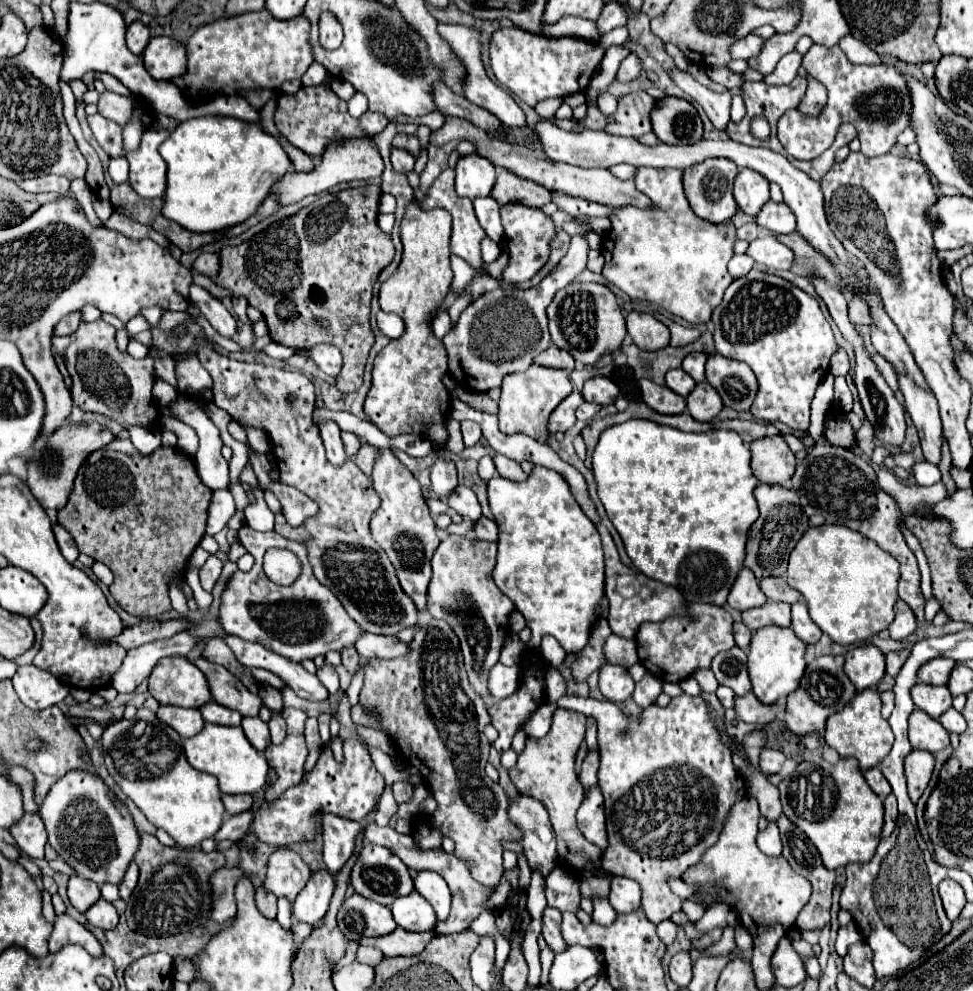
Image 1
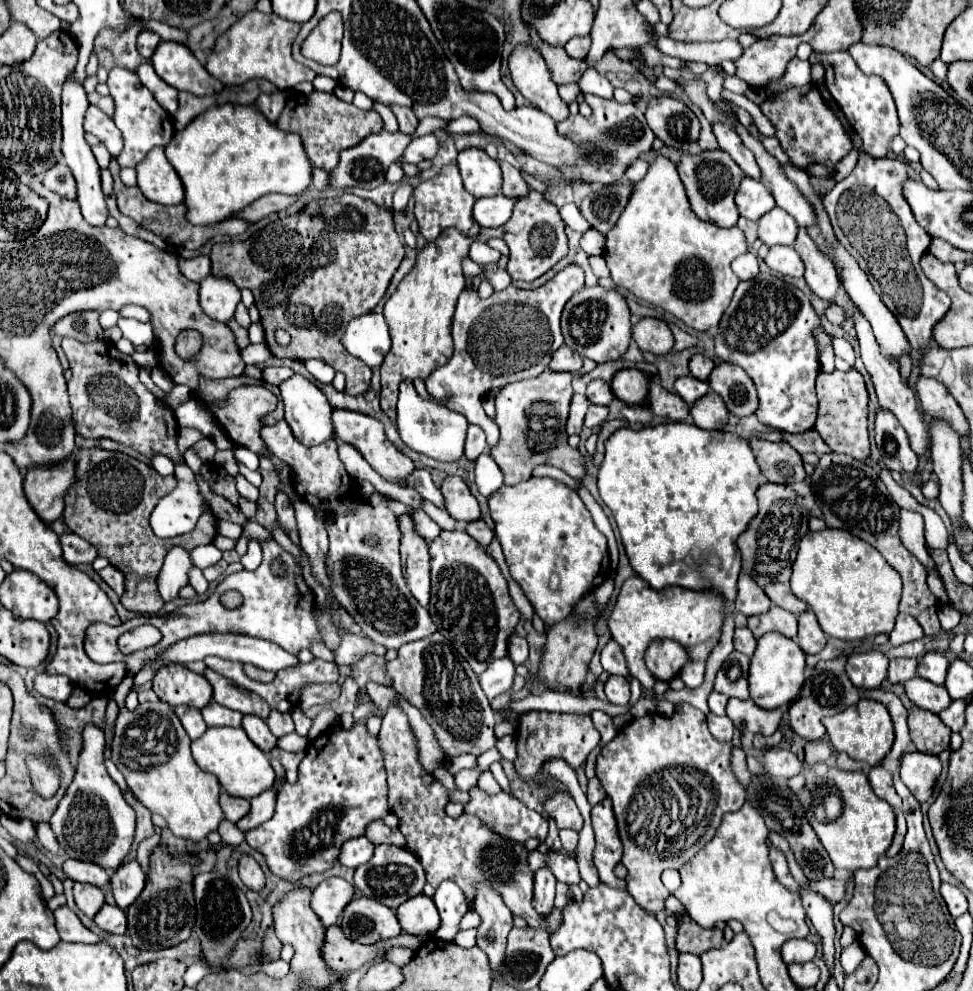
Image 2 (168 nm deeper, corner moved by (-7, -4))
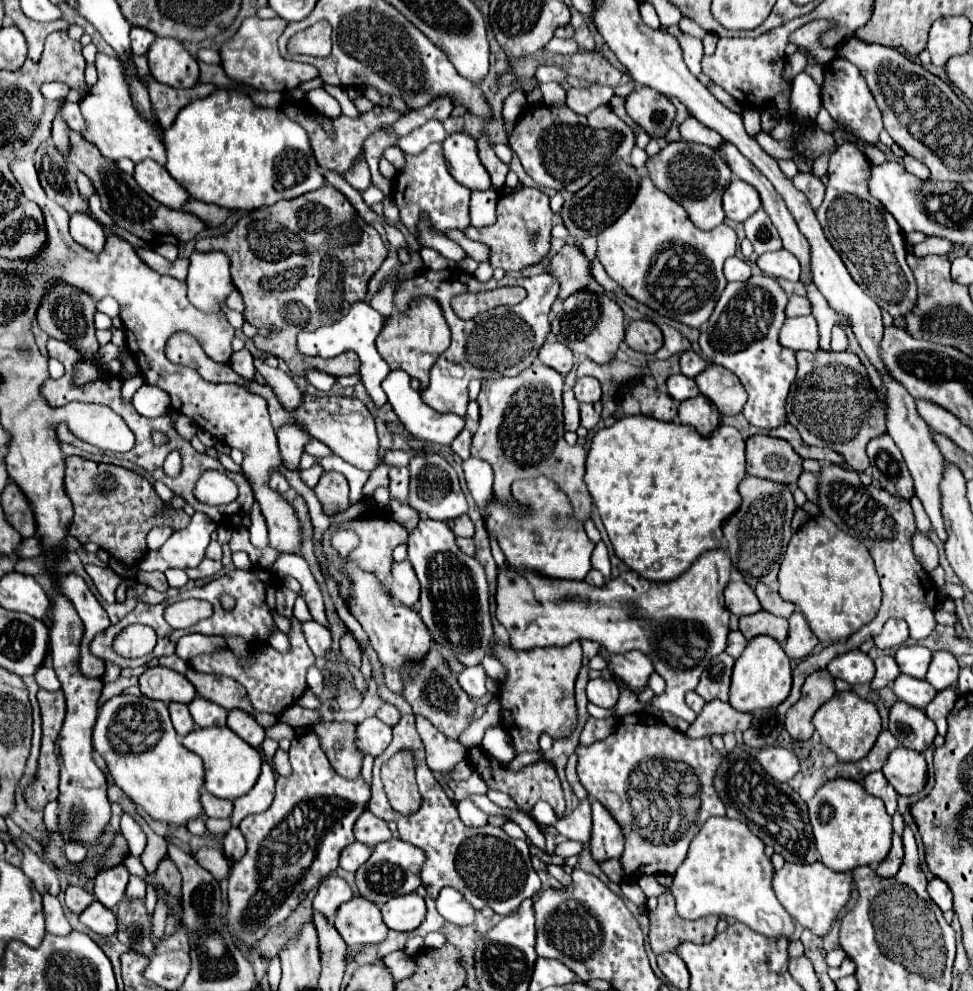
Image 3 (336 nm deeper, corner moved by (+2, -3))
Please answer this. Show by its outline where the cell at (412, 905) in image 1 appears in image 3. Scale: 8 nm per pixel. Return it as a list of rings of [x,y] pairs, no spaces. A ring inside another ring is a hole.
[[[417,893],[389,899],[381,907],[385,925],[393,931],[413,931],[425,919],[425,901]]]

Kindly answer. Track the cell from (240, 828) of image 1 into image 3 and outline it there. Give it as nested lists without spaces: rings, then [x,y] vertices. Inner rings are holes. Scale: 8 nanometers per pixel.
[[[263,761],[261,775],[259,775],[257,783],[253,785],[253,789],[247,795],[235,799],[235,803],[233,803],[233,813],[231,813],[233,827],[237,827],[241,823],[241,819],[247,815],[267,811],[273,801],[273,793],[275,793],[275,771],[267,761]]]

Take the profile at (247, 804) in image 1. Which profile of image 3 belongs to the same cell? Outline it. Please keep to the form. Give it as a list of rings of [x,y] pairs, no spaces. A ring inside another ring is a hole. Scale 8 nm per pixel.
[[[201,789],[201,805],[203,805],[203,813],[207,817],[217,817],[217,819],[227,819],[231,815],[231,811],[233,811],[233,803],[231,801],[213,797],[205,789]]]

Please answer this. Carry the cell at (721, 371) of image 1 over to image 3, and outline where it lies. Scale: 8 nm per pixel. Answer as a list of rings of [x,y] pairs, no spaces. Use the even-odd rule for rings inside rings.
[[[709,365],[695,377],[699,391],[707,395],[721,415],[739,415],[747,401],[747,393],[739,379],[719,365]]]

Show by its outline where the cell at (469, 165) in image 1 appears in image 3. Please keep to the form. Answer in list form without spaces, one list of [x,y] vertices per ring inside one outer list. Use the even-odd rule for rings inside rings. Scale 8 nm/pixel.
[[[457,131],[449,135],[443,143],[443,151],[445,151],[449,173],[453,175],[455,181],[469,187],[471,191],[491,189],[491,179],[487,175],[487,169],[477,157],[475,139],[469,133]]]

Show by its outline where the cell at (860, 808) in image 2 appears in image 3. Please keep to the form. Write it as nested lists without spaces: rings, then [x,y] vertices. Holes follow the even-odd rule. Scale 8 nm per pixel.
[[[851,779],[827,781],[817,789],[815,797],[807,801],[807,807],[817,851],[829,869],[853,871],[863,865],[879,865],[887,857],[893,835],[891,815],[885,811],[879,797],[867,795],[861,783]]]

